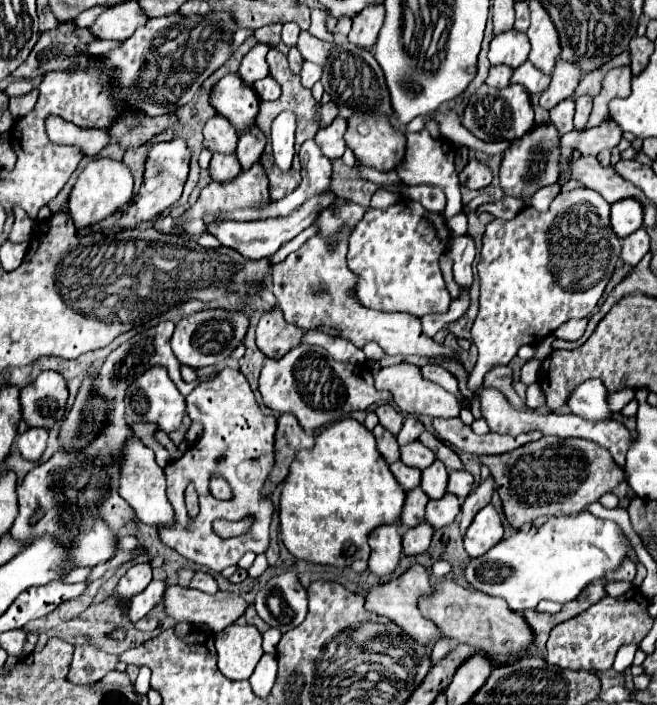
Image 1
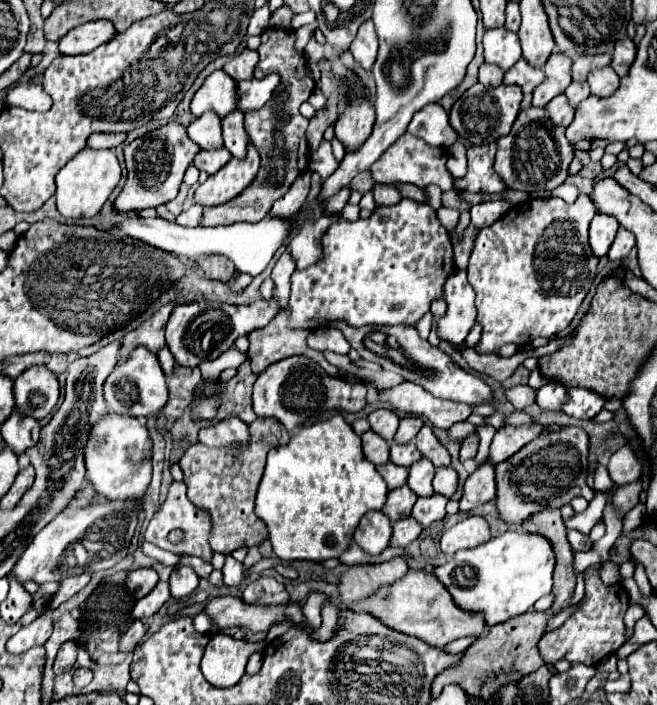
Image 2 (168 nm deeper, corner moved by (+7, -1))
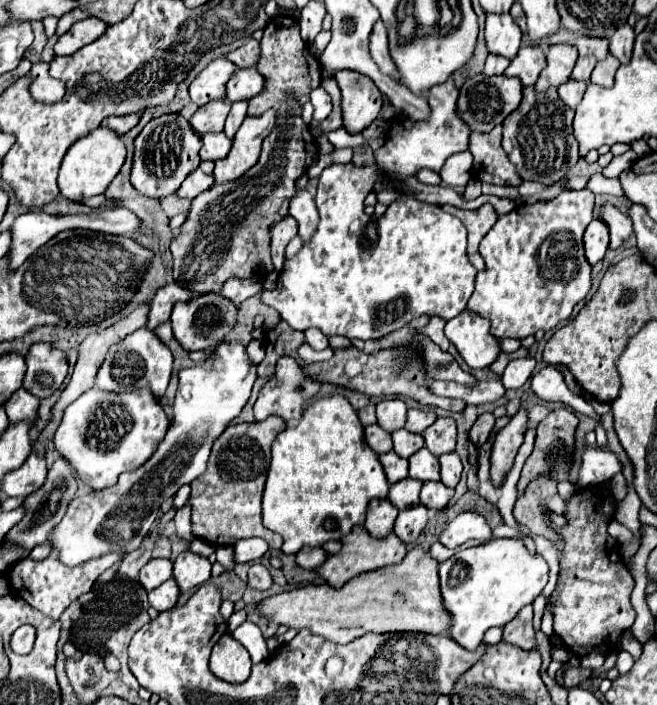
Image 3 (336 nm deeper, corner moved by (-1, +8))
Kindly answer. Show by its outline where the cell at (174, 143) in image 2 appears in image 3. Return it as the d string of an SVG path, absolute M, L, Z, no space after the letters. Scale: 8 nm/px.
M179 113L159 115L153 117L139 137L135 139L135 155L133 155L133 171L131 171L131 185L153 199L163 199L173 195L185 177L199 167L199 149L201 149L201 135L195 133L185 117Z

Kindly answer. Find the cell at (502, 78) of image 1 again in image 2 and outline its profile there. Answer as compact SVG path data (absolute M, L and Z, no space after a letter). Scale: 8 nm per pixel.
M481 64L479 82L483 86L499 86L503 82L503 70L495 64Z

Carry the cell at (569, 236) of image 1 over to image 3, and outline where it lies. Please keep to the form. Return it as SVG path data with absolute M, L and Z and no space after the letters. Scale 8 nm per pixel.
M581 189L575 193L561 193L559 197L555 197L555 201L549 203L539 203L539 205L517 205L509 215L499 217L499 221L495 223L495 227L491 229L491 233L487 233L487 237L483 237L481 245L479 245L479 253L485 259L485 271L477 273L477 283L475 283L475 291L467 303L467 309L471 313L479 313L481 317L491 321L491 335L497 339L505 339L505 337L513 337L513 339L525 339L529 335L535 335L539 329L549 331L553 327L559 325L559 321L569 319L573 307L587 295L587 291L591 289L591 265L587 265L587 259L583 257L583 229L591 223L593 219L593 209L595 209L595 195L589 189Z

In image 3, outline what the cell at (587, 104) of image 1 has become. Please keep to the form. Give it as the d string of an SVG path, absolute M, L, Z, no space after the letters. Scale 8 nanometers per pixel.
M579 57L577 65L575 65L573 73L571 73L571 79L575 79L575 81L589 81L595 63L597 63L595 57Z

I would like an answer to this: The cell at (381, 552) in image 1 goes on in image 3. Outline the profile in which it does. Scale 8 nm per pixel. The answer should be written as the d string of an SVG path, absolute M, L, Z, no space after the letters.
M373 499L367 507L367 519L365 519L365 529L373 535L373 537L387 537L393 529L395 517L397 517L397 509L395 505L391 505L391 501L387 499Z

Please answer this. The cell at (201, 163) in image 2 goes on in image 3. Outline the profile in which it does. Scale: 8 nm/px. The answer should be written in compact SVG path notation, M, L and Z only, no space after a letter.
M207 133L203 135L203 147L201 147L201 159L217 161L227 157L231 149L231 139L225 133Z

